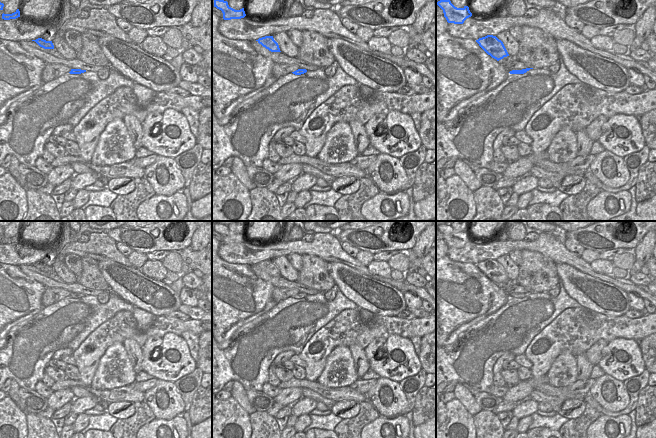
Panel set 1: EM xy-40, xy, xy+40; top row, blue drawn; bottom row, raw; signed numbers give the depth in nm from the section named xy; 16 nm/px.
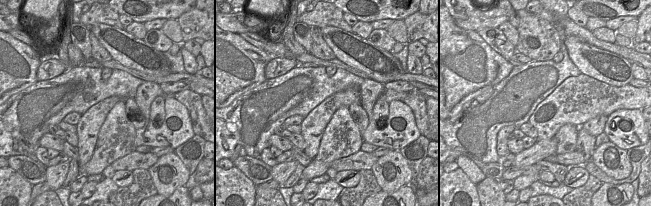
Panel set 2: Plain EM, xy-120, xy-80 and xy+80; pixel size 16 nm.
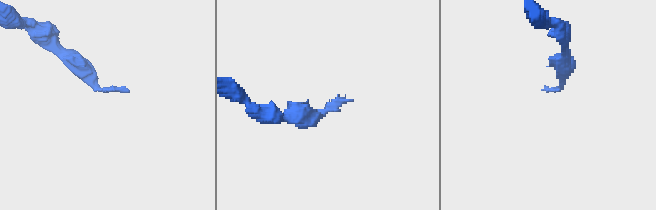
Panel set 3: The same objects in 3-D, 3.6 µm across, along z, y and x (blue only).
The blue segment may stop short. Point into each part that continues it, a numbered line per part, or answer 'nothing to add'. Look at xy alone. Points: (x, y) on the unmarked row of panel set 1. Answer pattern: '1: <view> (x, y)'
nothing to add

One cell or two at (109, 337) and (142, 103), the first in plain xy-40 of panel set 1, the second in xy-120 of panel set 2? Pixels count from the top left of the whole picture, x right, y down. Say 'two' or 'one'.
two

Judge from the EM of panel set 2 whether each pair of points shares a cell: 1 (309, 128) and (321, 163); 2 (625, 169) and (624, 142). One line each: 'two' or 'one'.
1: two
2: two

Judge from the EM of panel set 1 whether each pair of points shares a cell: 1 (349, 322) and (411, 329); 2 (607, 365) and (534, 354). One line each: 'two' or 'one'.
1: one
2: two

